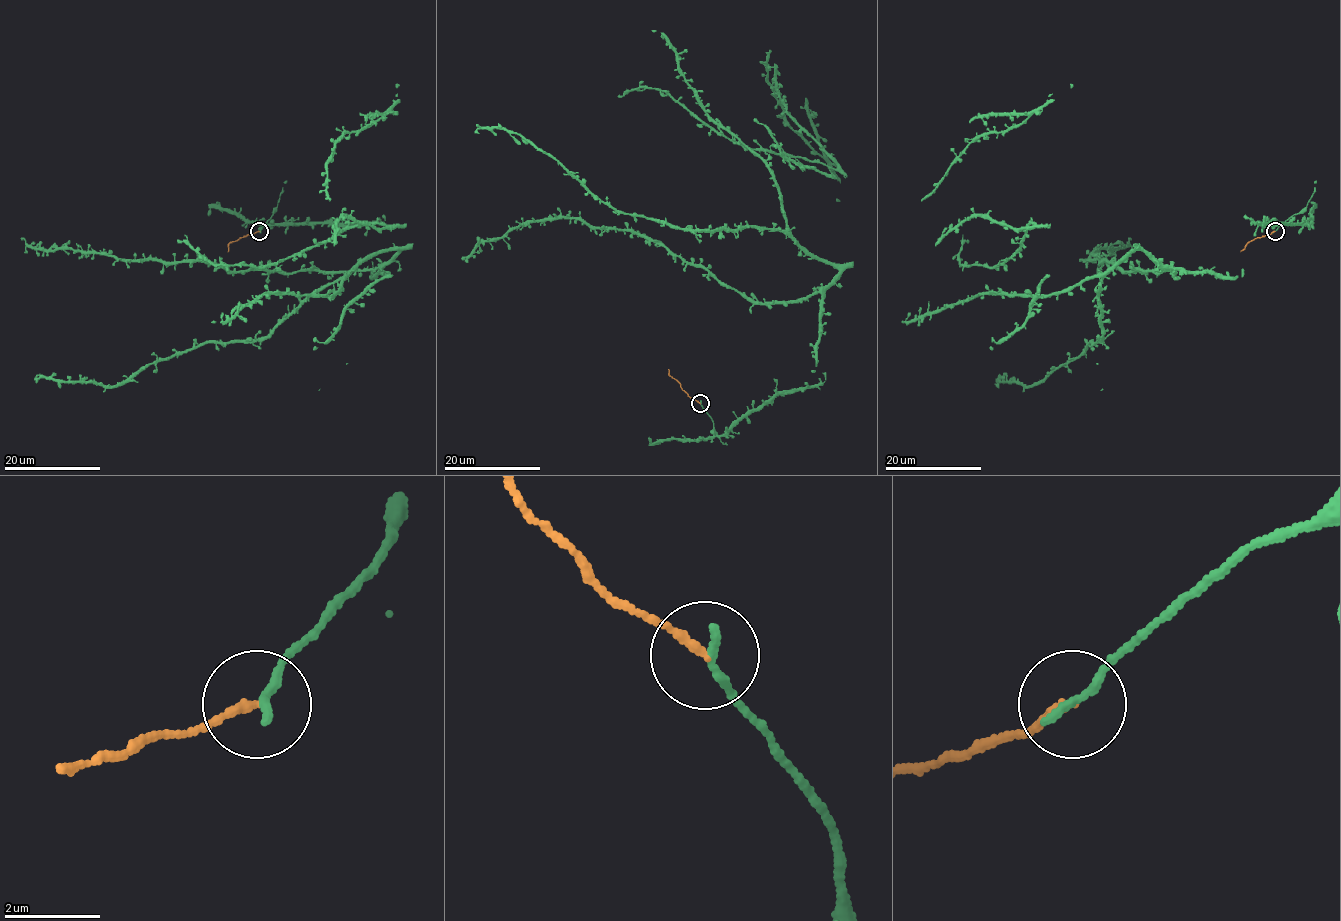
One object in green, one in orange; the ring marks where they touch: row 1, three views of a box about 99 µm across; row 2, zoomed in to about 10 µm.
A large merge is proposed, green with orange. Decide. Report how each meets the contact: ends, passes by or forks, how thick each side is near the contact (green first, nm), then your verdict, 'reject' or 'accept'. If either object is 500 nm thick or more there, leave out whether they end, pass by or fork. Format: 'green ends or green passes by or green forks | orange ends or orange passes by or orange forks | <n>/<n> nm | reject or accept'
green ends | orange ends | 200/170 nm | accept

